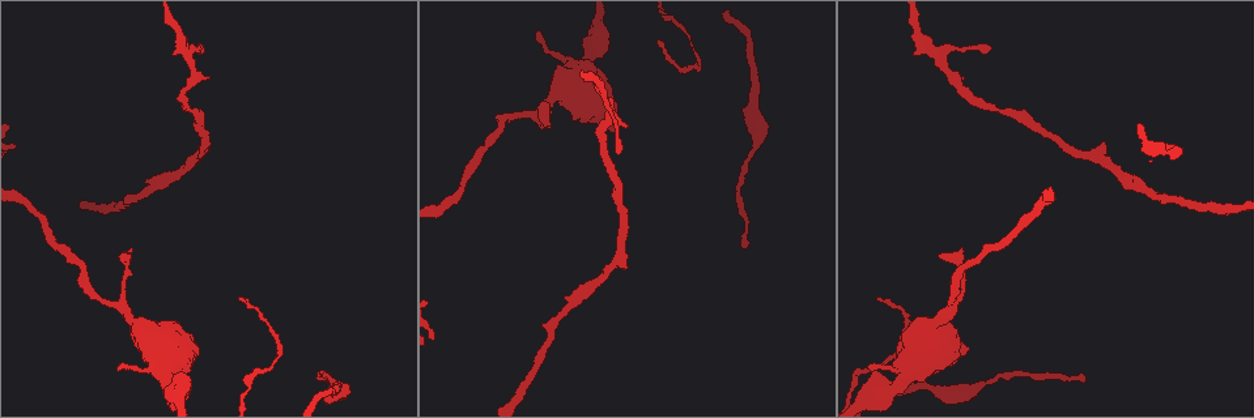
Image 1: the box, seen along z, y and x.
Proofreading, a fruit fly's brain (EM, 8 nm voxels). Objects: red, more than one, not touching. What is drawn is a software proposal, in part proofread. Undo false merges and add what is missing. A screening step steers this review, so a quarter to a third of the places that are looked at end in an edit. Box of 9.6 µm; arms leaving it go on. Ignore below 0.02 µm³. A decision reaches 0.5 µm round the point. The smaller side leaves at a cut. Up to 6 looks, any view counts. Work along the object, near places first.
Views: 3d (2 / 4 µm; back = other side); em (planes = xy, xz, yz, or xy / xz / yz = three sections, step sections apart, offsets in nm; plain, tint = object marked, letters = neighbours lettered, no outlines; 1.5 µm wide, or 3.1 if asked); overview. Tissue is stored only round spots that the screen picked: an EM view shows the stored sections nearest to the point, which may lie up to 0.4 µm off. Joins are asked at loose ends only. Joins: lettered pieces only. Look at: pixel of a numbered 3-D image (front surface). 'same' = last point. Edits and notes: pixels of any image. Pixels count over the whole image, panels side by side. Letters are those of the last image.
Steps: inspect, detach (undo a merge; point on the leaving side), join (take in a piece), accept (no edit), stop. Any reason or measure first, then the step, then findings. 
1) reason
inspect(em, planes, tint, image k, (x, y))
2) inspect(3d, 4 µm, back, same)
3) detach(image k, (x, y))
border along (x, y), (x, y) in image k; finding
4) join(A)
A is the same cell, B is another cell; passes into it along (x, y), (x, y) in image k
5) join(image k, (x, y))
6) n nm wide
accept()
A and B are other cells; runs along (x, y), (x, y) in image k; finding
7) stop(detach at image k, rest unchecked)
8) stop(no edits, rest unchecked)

an open end
inspect(em, planes, letters, image 1, (618, 152))

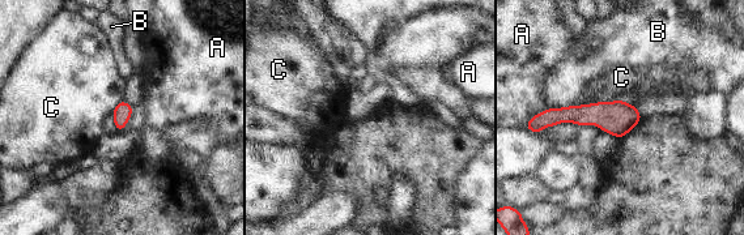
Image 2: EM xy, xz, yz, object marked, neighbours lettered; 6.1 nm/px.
220 nm wide
accept()
A, B and C are other cells; border along (602, 131), (617, 140) in image 2; none of them fits

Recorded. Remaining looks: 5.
an open end
inspect(em, planes, letters, image 1, (538, 32))

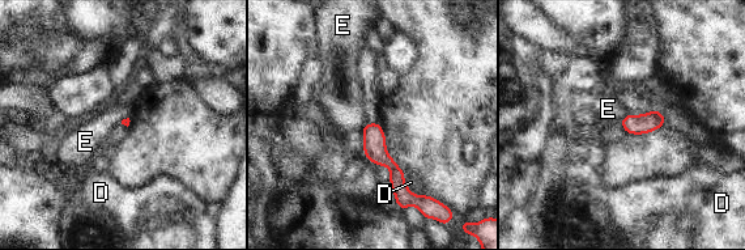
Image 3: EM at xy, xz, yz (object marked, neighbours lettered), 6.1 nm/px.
D touches over 160 nm
accept()
D and E are other cells; runs along (370, 126), (400, 198) in image 3; no lettered piece goes on from it

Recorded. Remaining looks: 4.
thin end
inspect(em, planes, letters, image 1, (1083, 379))

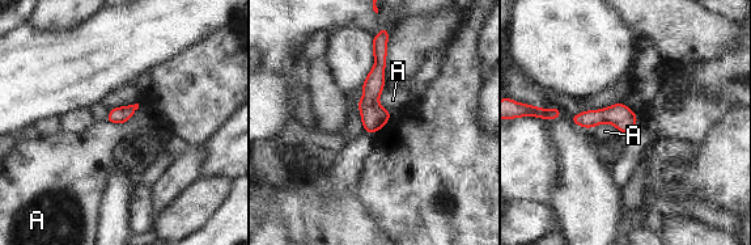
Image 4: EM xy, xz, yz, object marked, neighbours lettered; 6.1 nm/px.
110 nm wide
accept()
A is another cell; none of them fits

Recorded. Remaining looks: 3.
stop(no edits, rest unchecked)

